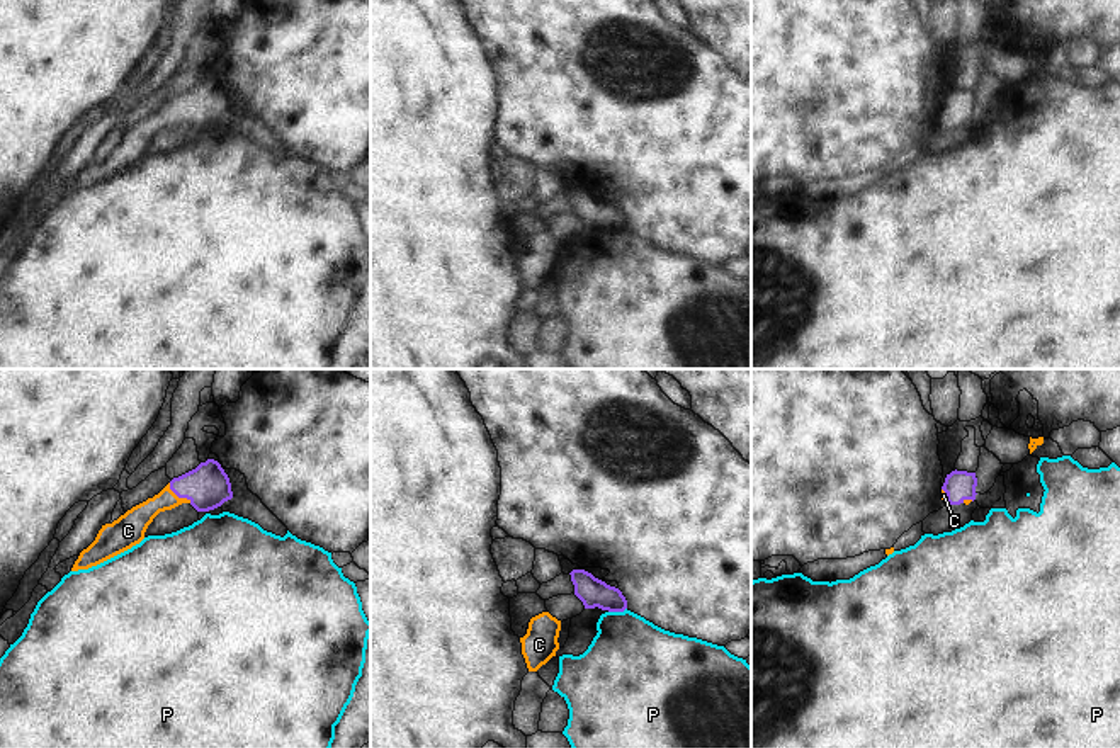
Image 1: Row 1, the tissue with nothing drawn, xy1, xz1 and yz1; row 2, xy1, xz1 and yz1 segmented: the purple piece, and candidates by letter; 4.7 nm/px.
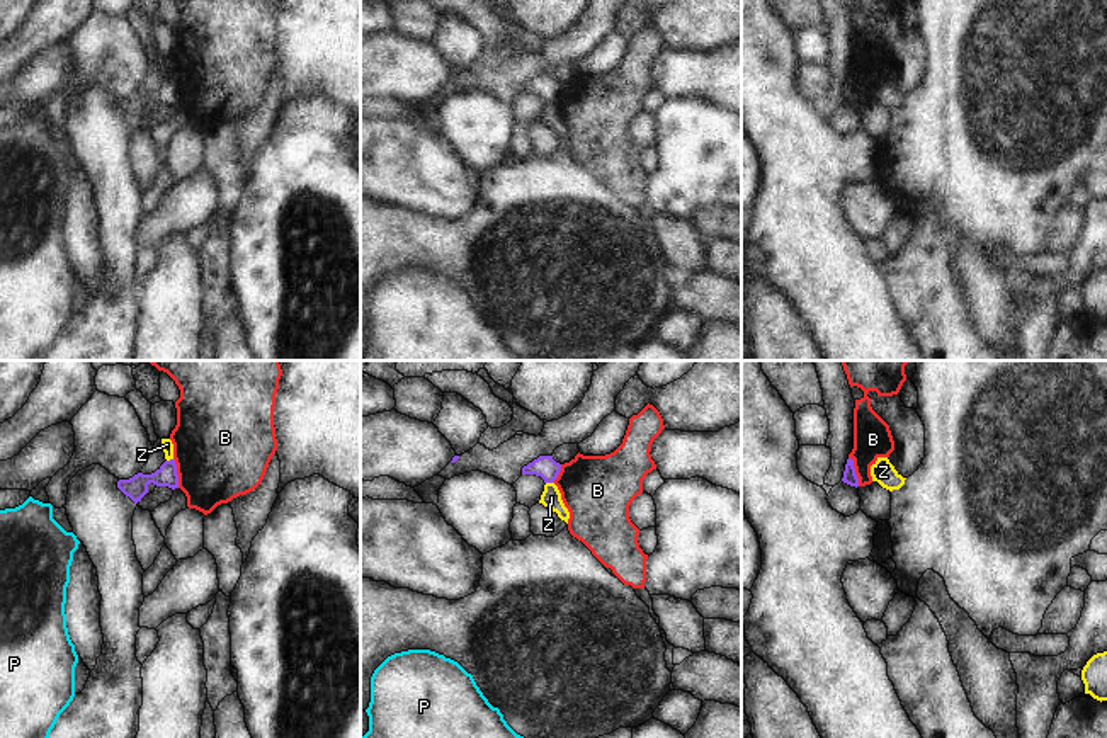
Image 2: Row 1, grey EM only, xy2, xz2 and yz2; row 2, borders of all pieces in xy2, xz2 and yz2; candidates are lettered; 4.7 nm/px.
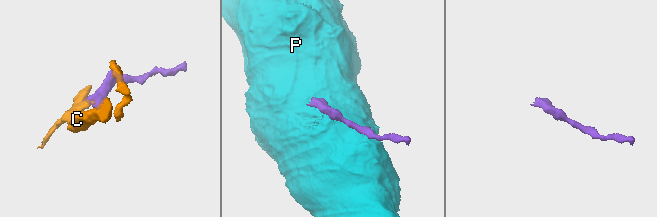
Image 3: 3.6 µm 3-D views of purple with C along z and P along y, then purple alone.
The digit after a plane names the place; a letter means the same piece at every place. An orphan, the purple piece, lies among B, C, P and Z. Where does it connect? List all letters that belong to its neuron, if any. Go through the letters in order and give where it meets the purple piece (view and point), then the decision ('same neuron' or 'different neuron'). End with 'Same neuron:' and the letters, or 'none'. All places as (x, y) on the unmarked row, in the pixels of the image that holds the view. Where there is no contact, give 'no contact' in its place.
B: contact yz2 (854, 90); different neuron
C: contact xy1 (179, 116); same neuron
P: contact xz1 (617, 230); different neuron
Z: contact xz2 (550, 101); different neuron
Same neuron: C

